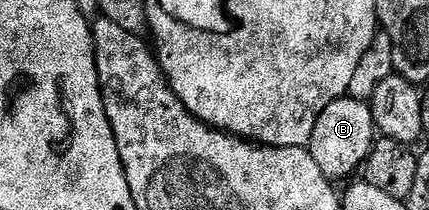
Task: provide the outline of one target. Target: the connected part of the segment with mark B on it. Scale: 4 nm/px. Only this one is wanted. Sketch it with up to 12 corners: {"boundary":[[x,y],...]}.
{"boundary":[[364,99],[331,101],[308,150],[331,181],[362,170],[375,142]]}

